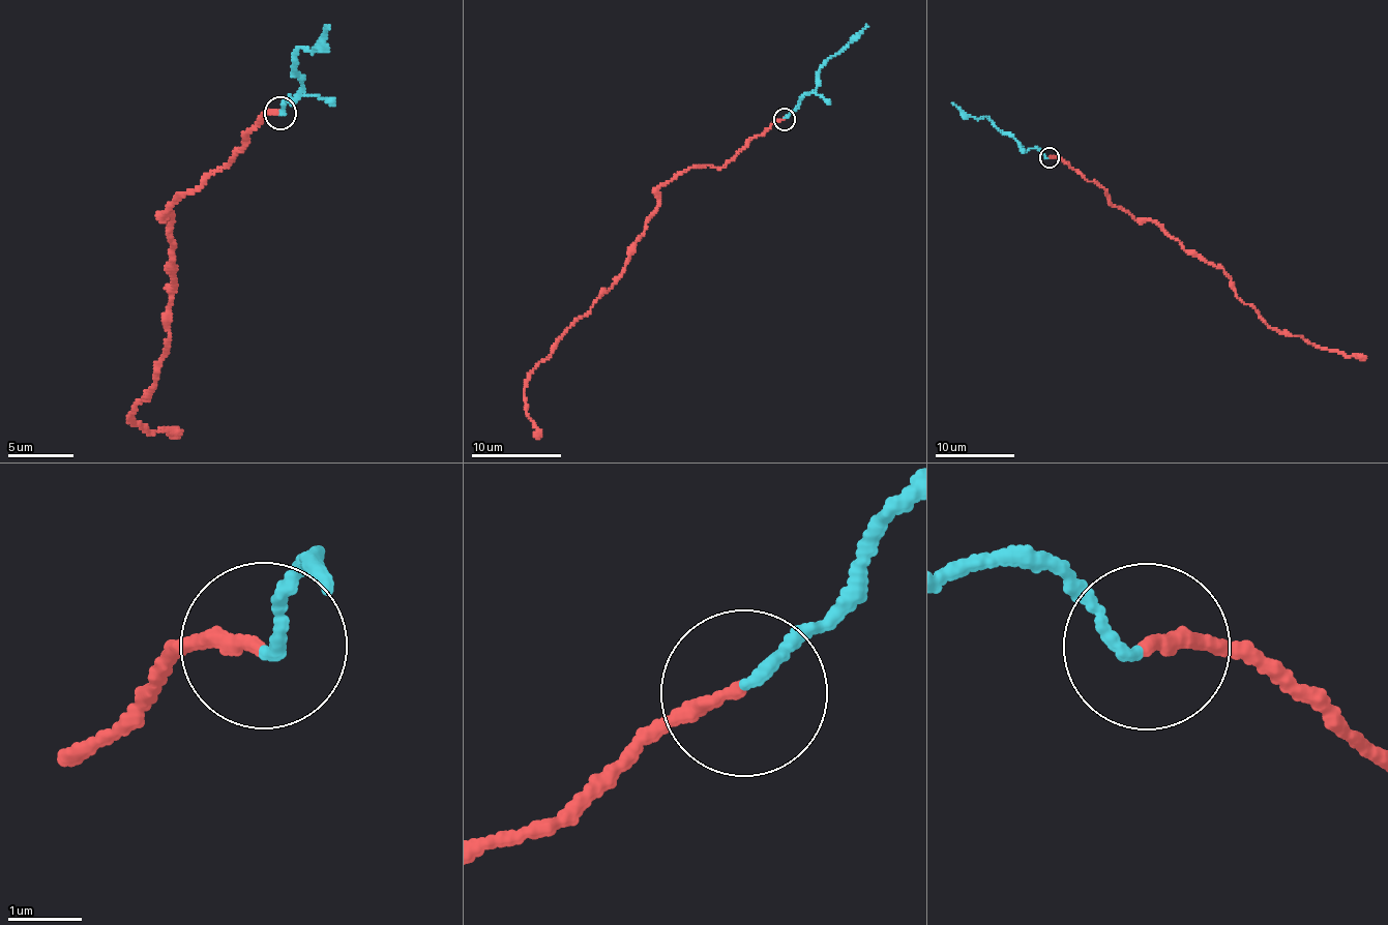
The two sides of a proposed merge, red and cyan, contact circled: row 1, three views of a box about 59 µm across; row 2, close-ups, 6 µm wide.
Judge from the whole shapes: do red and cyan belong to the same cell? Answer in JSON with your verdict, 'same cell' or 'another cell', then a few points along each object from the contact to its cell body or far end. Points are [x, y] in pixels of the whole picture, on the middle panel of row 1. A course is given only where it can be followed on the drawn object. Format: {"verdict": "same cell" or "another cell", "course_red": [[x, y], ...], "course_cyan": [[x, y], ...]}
{"verdict": "same cell", "course_red": [[784, 119], [720, 168], [689, 168], [657, 190], [657, 208], [619, 279], [527, 380], [525, 409], [538, 439]], "course_cyan": [[784, 117], [816, 88], [824, 62], [866, 24]]}

